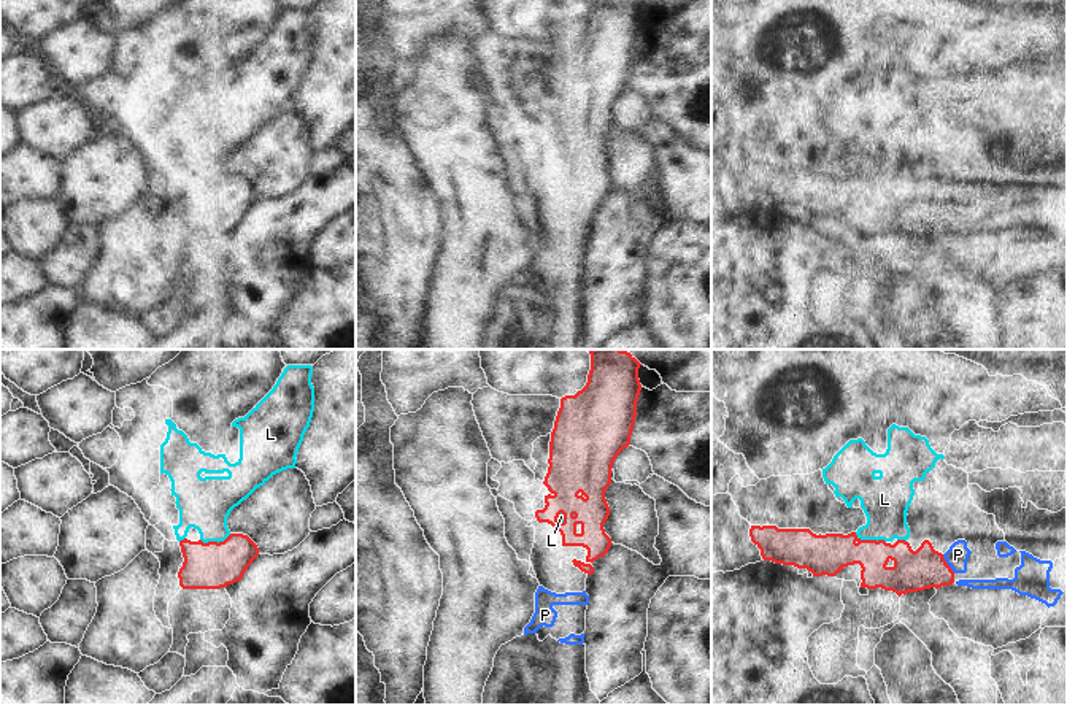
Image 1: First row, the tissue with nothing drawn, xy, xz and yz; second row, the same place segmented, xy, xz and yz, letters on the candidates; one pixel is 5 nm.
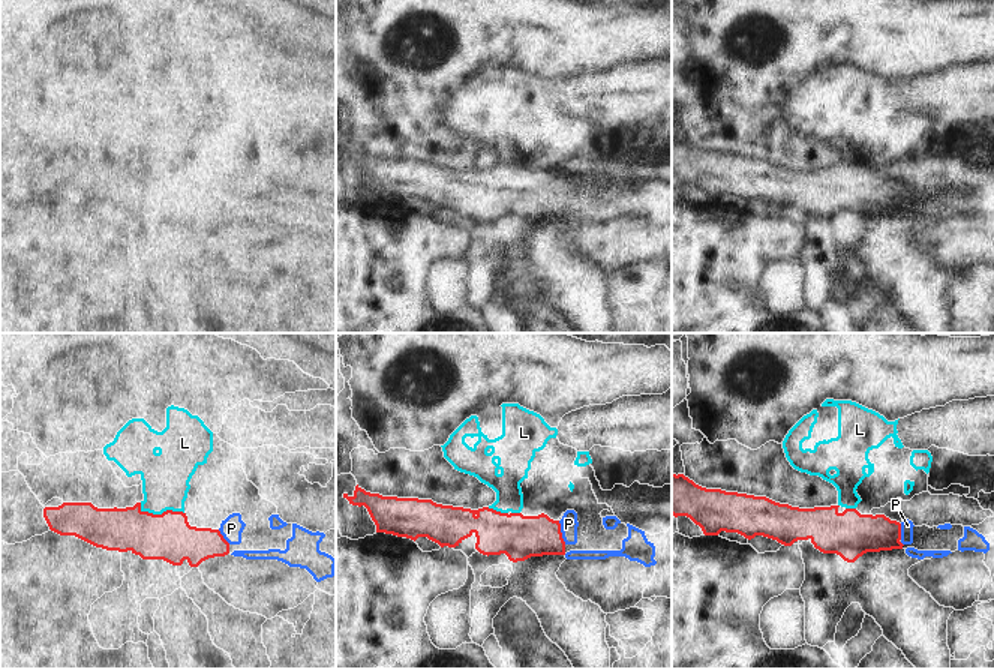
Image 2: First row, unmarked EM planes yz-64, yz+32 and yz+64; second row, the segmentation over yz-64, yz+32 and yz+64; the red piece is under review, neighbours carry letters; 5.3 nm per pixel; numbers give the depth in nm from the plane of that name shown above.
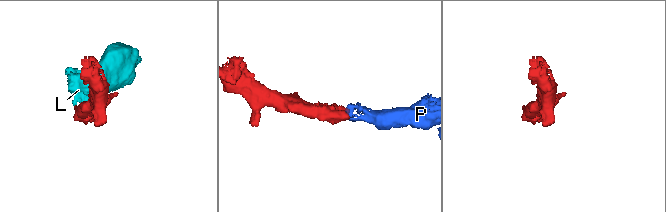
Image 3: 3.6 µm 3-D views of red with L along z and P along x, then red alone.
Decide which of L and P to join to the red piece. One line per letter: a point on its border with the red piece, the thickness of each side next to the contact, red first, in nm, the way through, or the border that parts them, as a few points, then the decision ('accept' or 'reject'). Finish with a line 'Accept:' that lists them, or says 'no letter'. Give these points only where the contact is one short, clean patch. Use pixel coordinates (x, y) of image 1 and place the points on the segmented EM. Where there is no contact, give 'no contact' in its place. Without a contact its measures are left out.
L: meets red in yz at (870, 540); 200 nm thick on the red side, 240 nm on the other; border along yz (855, 532), (861, 539), (885, 542); reject
P: meets red in yz at (947, 564); 200 nm thick on the red side, 110 nm on the other; runs through yz (923, 569), (940, 569), (947, 564), (958, 554); accept
Accept: P

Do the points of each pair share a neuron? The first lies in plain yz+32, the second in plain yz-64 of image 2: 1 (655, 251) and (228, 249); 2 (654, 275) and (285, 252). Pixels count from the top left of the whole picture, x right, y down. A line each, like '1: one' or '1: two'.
1: one
2: two

